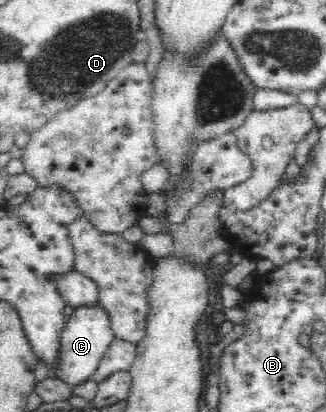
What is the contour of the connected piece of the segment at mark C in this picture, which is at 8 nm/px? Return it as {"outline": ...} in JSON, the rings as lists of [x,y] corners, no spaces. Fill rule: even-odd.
{"outline":[[[101,303],[75,307],[61,332],[59,368],[57,368],[56,377],[73,386],[89,380],[91,373],[97,368],[115,337],[110,325],[109,313],[105,311]]]}

